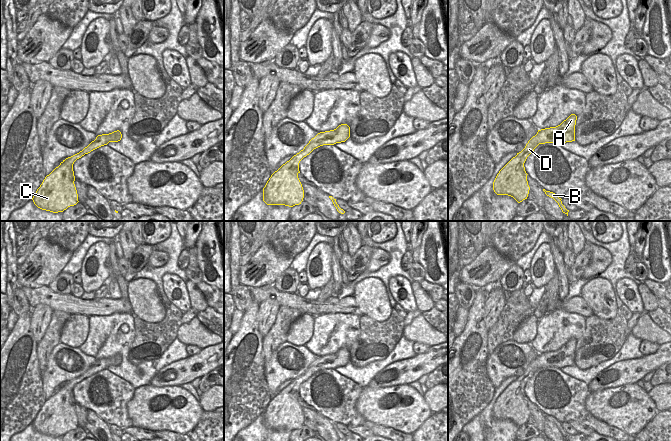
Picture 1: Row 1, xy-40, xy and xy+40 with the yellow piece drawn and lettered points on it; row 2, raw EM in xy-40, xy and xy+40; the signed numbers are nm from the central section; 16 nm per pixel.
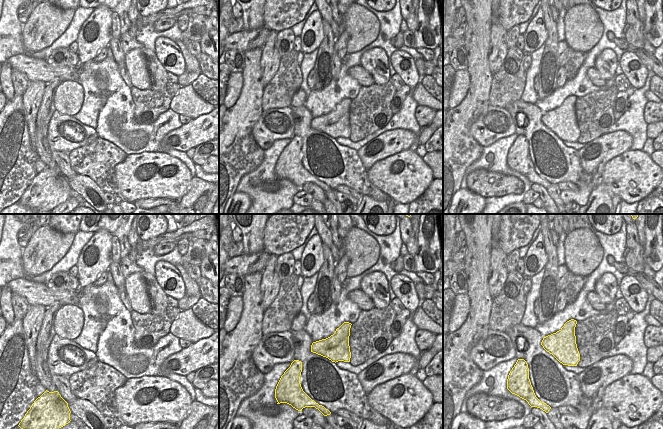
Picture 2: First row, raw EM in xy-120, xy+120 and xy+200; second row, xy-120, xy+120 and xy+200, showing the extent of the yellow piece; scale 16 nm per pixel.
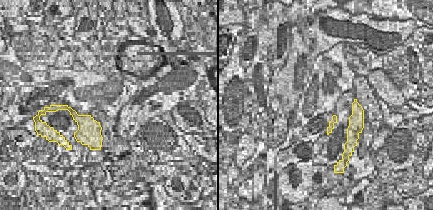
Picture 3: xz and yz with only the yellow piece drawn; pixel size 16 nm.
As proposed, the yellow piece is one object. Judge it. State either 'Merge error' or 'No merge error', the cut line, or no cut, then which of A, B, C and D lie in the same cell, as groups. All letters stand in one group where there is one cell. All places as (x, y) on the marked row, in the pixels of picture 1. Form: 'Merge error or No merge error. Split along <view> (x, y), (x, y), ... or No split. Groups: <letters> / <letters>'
No merge error. No split. Groups: A B C D.

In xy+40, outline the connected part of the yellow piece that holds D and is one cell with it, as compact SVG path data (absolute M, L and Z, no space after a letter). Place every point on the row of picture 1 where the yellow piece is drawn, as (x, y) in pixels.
M571 114L566 120L556 127L538 130L525 148L517 153L497 174L493 182L493 190L497 195L508 195L518 203L527 199L530 187L527 181L527 173L524 163L527 157L539 144L575 141L575 125L577 116Z

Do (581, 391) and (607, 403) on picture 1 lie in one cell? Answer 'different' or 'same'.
different

